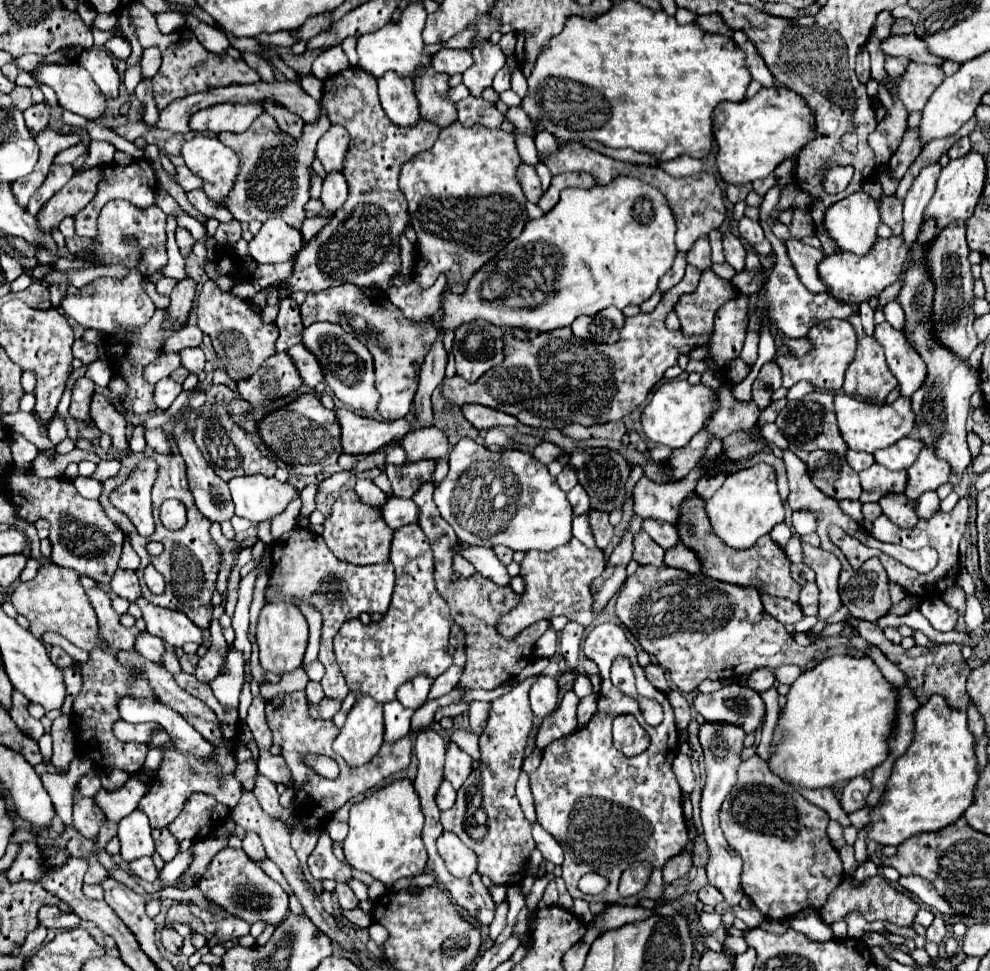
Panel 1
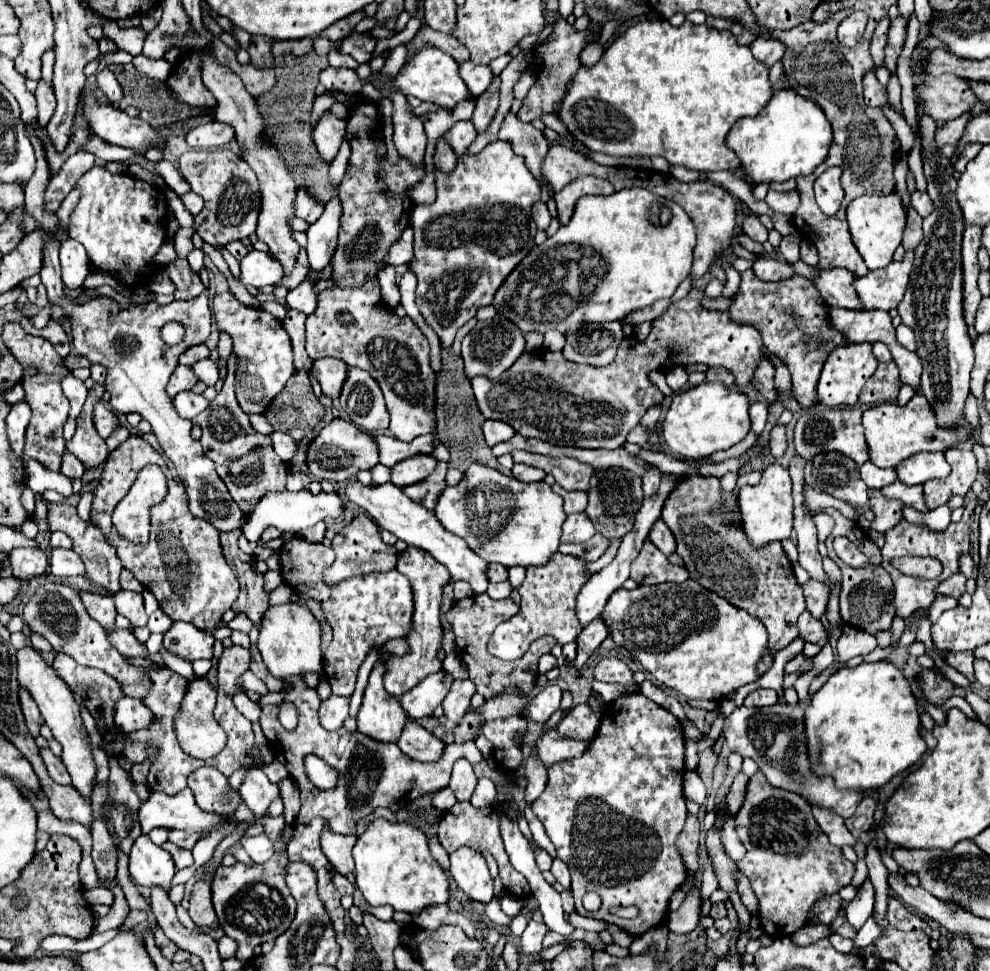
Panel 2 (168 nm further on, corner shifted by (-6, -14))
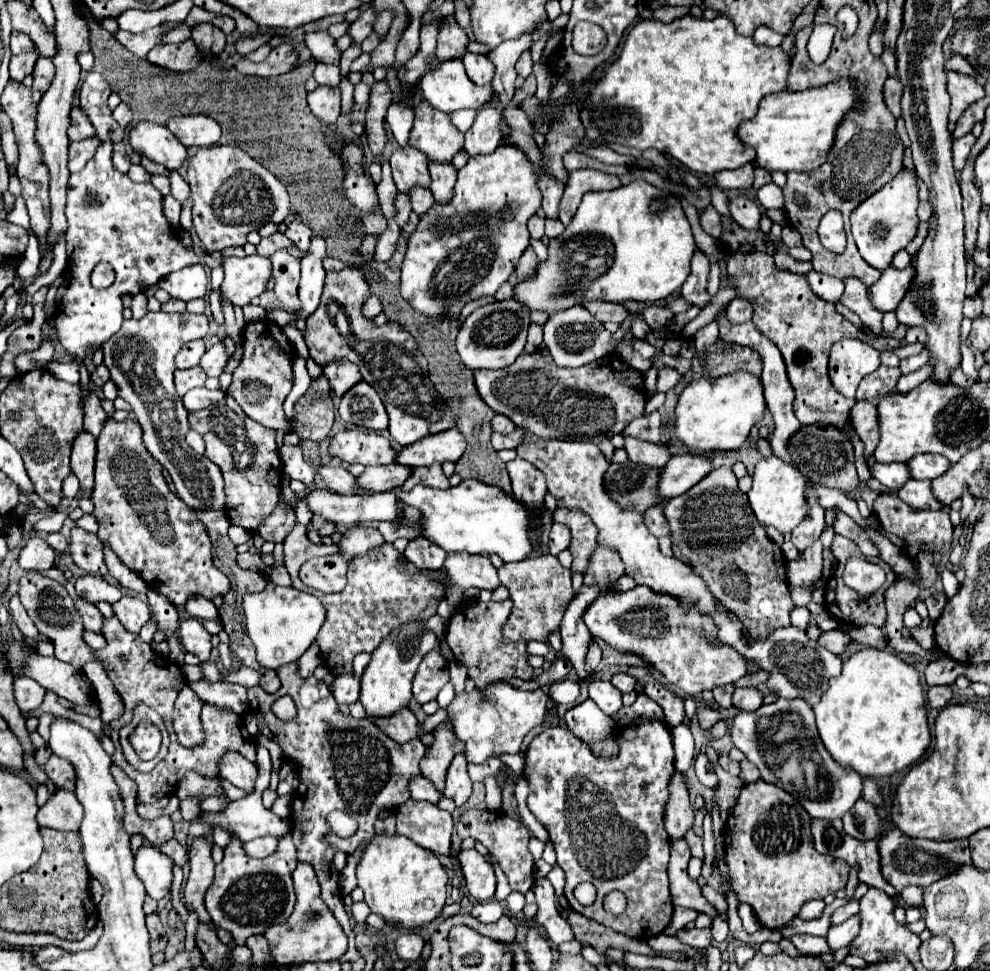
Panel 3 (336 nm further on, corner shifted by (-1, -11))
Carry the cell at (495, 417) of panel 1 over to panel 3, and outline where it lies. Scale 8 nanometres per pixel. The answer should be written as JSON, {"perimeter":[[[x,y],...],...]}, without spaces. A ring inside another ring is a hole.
{"perimeter":[[[496,414],[494,420],[492,420],[492,430],[500,432],[500,434],[508,434],[508,432],[512,432],[514,428],[516,428],[516,424],[514,424],[508,416],[500,416],[500,414]]]}

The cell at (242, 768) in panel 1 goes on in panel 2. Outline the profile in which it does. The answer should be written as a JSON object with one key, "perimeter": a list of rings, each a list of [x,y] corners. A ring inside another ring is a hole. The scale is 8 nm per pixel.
{"perimeter":[[[201,767],[189,775],[189,787],[201,811],[215,811],[219,815],[235,815],[243,803],[241,795],[229,785],[227,777],[215,767]]]}

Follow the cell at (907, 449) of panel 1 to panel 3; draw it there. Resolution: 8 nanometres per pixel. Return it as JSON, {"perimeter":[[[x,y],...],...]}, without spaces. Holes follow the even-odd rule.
{"perimeter":[[[922,454],[922,456],[914,456],[914,460],[910,460],[908,466],[914,480],[934,480],[950,468],[950,462],[944,456]]]}

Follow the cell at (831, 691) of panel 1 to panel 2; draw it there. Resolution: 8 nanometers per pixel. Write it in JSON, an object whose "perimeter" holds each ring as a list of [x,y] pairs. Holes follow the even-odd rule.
{"perimeter":[[[877,661],[839,669],[819,691],[811,695],[805,711],[807,751],[819,751],[819,759],[811,763],[811,771],[819,779],[831,775],[839,789],[879,789],[891,777],[915,765],[925,753],[927,745],[919,737],[919,725],[919,711],[909,681],[895,665],[889,661]]]}

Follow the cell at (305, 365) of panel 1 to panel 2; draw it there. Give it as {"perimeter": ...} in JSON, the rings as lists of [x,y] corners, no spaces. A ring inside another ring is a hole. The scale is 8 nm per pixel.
{"perimeter":[[[323,357],[313,361],[311,377],[315,377],[323,389],[323,393],[331,399],[337,399],[343,387],[343,381],[347,377],[347,365],[341,359],[335,357]]]}

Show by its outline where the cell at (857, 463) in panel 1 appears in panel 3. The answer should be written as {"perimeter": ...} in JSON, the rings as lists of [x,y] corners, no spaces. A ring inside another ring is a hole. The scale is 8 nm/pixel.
{"perimeter":[[[898,462],[898,464],[874,464],[872,476],[892,492],[902,488],[902,484],[906,484],[906,480],[912,478],[908,472],[908,466],[902,462]]]}

